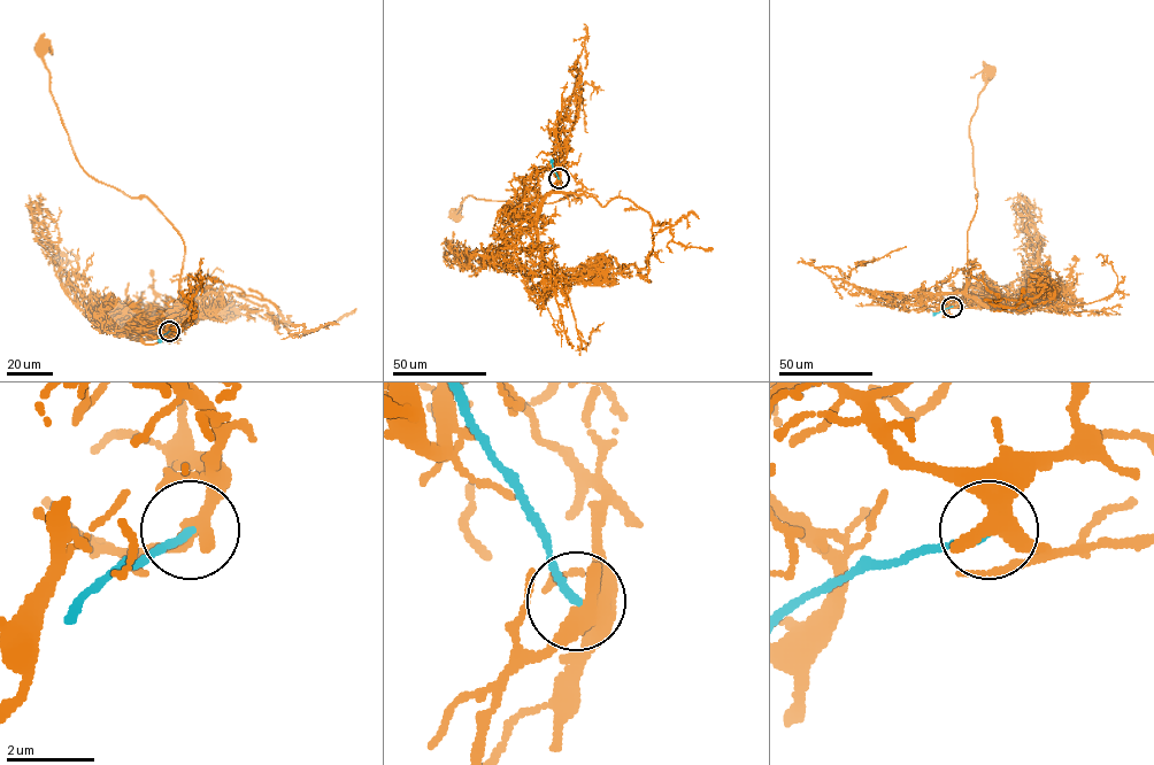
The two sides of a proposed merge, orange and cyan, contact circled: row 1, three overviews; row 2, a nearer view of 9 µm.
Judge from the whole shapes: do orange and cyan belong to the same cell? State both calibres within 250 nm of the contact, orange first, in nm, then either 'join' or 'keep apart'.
400 nm thick on the orange side, 160 nm on the other; keep apart

